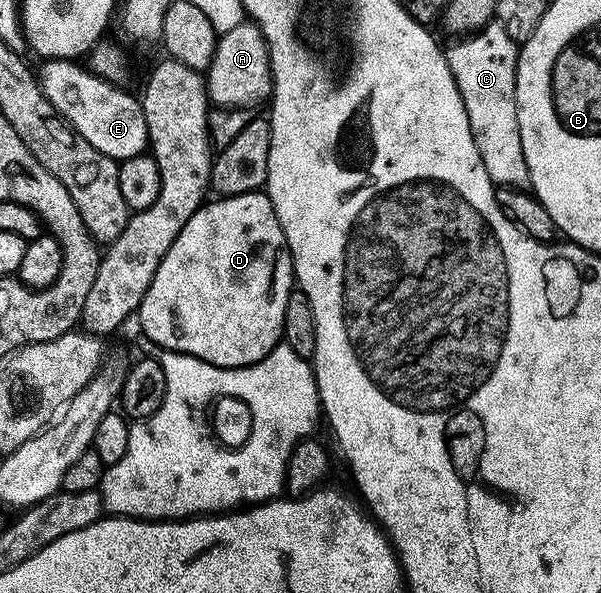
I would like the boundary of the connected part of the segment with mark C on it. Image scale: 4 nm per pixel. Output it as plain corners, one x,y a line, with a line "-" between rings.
493,22
480,32
457,39
455,42
457,44
452,49
449,47
446,52
448,65
462,94
462,102
466,102
466,114
470,114
470,130
478,146
478,154
482,154
486,174
490,174
492,183
497,189
531,189
530,166
526,166
526,150
522,150
522,130
518,126
516,109
516,71
520,65
521,45
516,44
514,38
510,38
510,34
506,34
506,30
499,22

